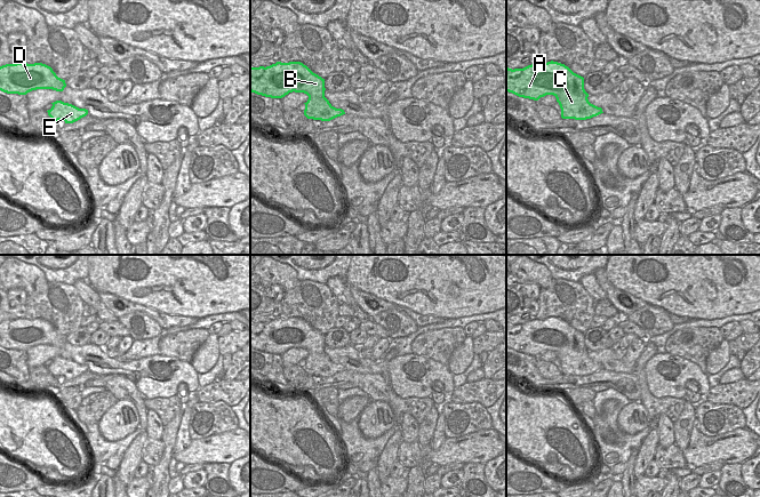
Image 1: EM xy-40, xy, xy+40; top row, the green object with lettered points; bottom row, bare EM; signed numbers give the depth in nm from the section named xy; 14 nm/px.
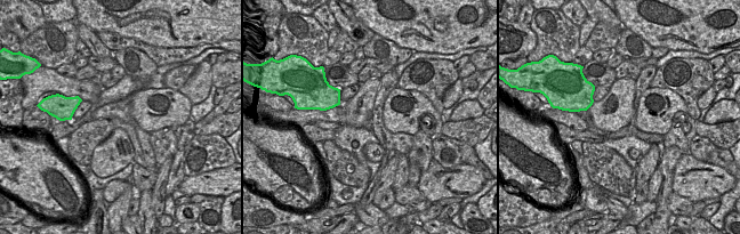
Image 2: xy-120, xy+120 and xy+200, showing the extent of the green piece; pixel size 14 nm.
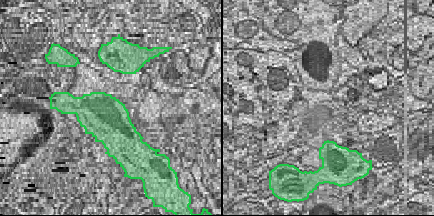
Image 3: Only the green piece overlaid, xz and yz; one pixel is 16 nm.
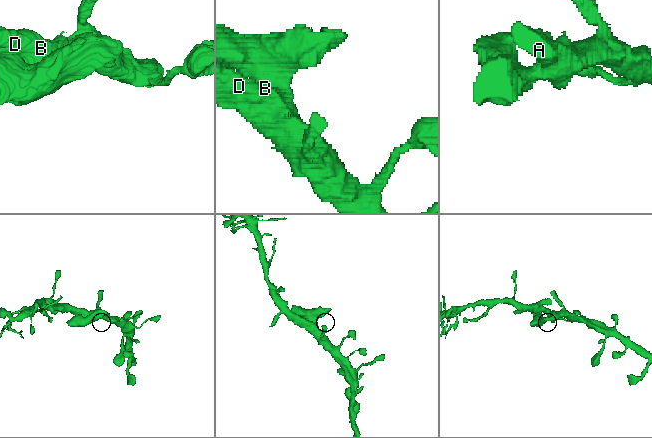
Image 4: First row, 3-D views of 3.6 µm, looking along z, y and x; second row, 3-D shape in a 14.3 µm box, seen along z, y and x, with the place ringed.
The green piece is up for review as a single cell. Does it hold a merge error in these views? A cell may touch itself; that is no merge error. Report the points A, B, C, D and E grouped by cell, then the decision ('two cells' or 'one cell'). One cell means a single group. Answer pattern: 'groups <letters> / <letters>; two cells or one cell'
groups A B C D E; one cell

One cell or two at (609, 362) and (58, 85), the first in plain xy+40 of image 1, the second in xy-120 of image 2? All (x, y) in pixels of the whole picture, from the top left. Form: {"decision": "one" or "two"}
{"decision": "one"}

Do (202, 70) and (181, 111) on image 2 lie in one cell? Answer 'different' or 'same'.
different

